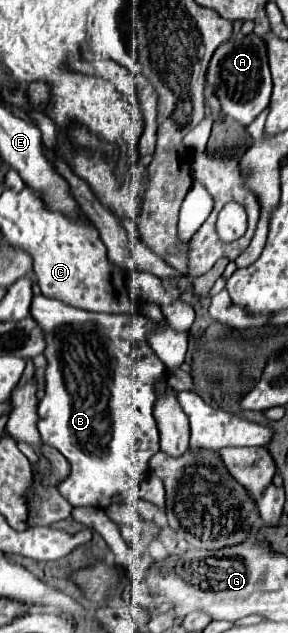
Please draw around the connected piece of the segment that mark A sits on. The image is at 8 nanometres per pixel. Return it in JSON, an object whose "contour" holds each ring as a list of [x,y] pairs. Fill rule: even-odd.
{"contour":[[[249,33],[241,41],[221,43],[207,67],[207,83],[211,83],[225,115],[235,117],[241,125],[249,125],[267,105],[271,97],[271,71],[267,63],[267,43],[257,43],[257,35]]]}

